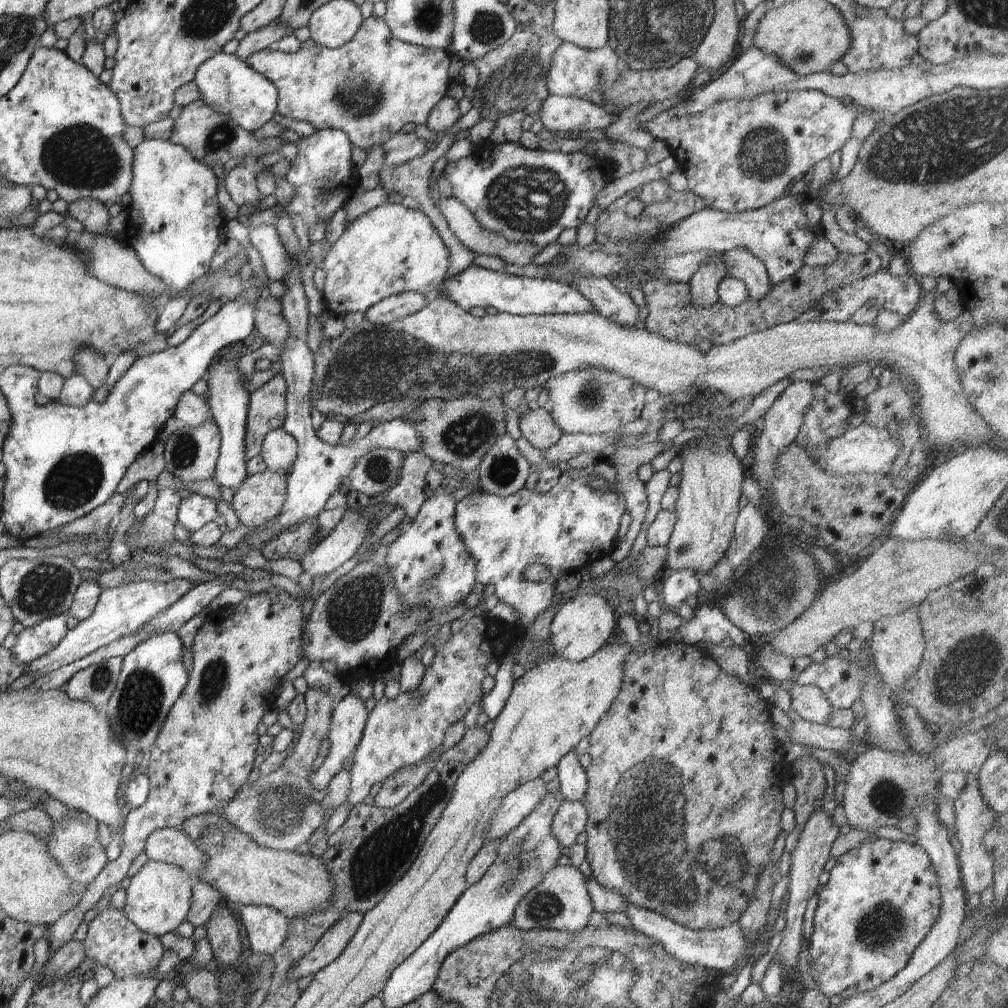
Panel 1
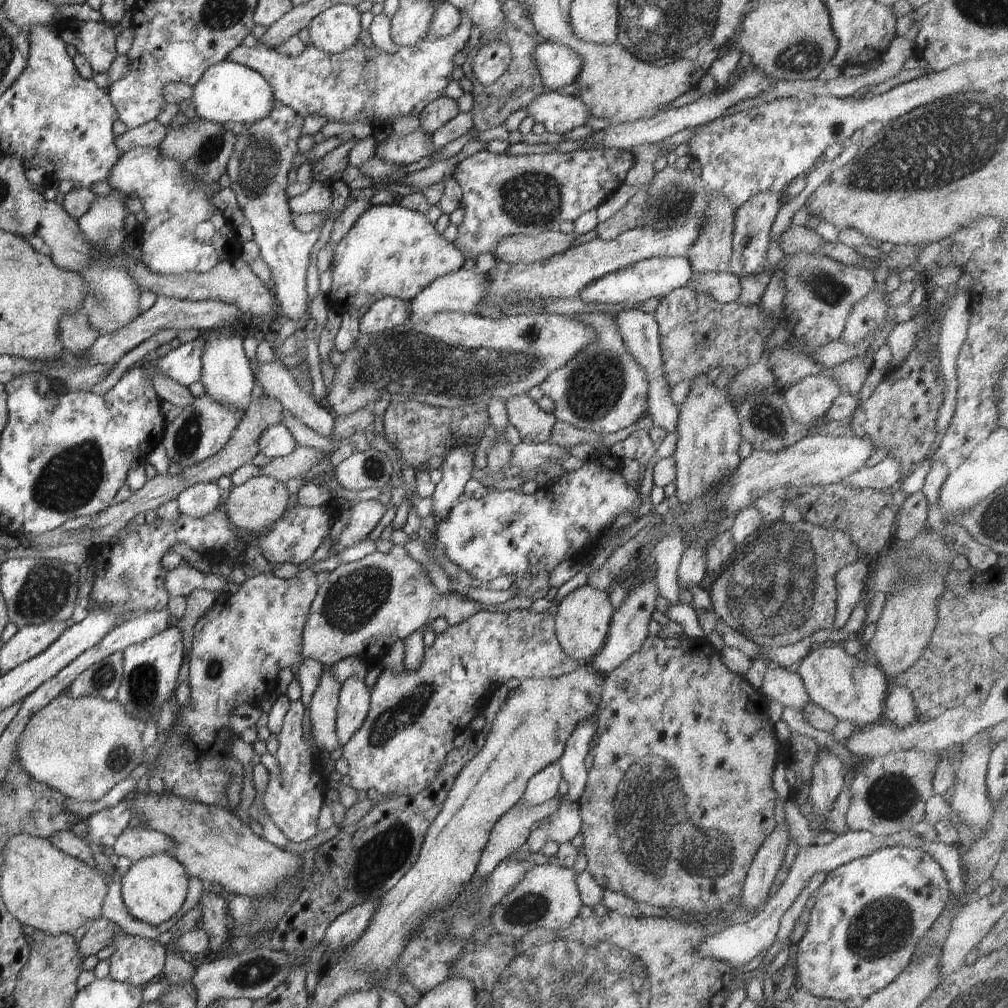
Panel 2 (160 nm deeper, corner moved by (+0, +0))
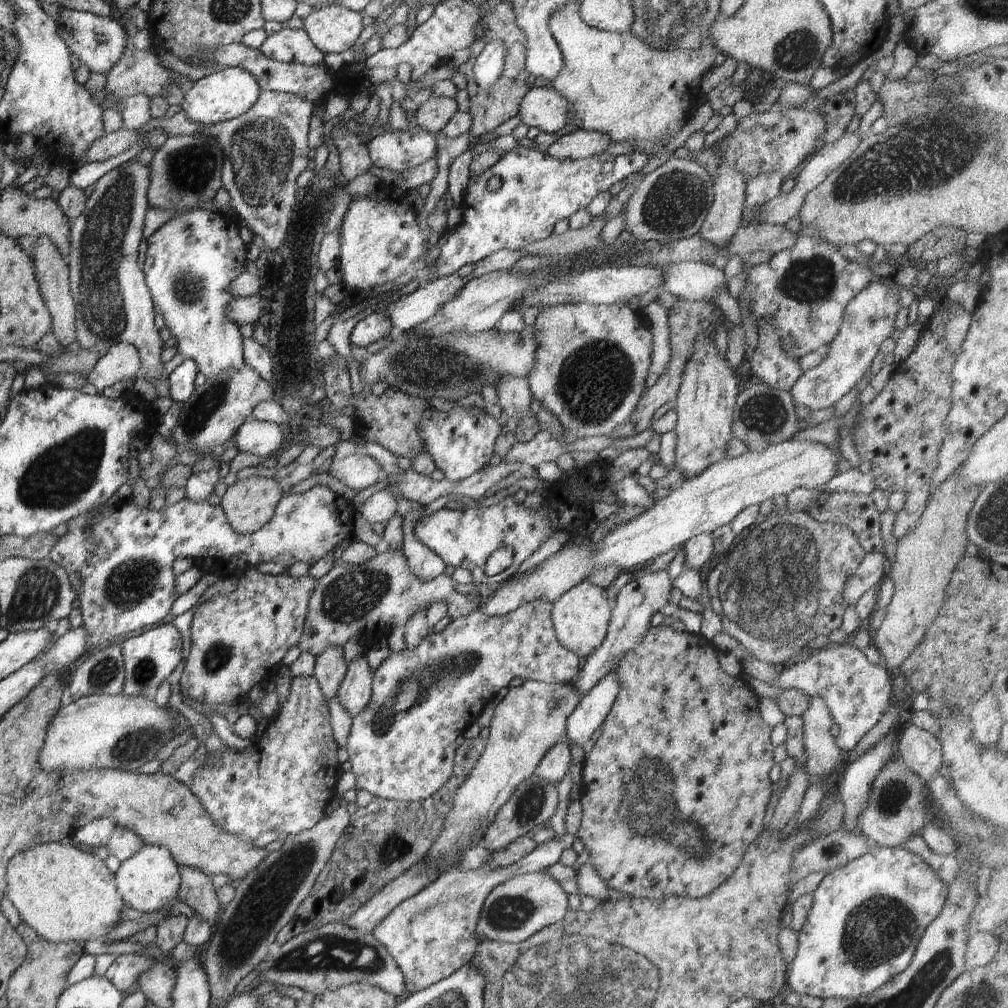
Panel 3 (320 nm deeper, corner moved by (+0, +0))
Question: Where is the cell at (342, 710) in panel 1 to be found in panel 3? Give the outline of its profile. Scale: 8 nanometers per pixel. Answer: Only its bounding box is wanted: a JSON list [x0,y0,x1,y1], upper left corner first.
[338,653,373,716]

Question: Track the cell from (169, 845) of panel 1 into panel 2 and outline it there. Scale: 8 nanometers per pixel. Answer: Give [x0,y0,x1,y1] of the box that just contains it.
[113,826,173,863]

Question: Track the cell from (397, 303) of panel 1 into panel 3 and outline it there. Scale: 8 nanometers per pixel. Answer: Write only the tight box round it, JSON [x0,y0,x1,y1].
[350,309,392,348]

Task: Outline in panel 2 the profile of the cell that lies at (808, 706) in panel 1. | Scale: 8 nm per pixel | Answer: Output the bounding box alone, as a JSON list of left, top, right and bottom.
[759,664,812,711]

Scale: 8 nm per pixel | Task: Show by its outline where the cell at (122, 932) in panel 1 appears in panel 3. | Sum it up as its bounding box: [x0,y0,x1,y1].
[105,953,158,993]

